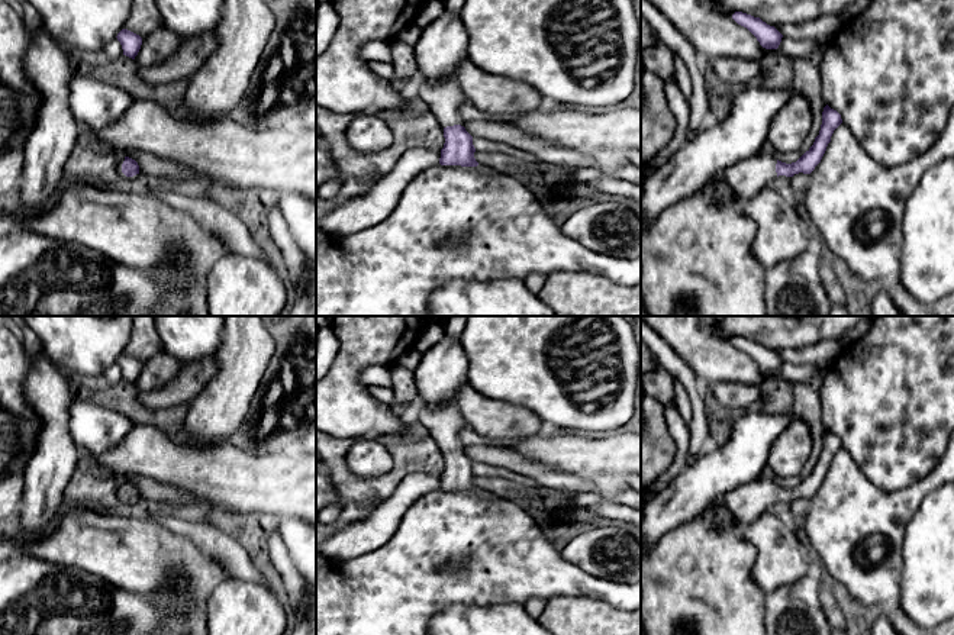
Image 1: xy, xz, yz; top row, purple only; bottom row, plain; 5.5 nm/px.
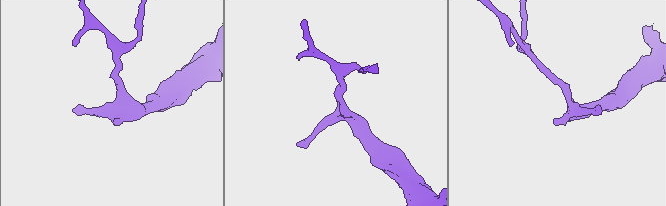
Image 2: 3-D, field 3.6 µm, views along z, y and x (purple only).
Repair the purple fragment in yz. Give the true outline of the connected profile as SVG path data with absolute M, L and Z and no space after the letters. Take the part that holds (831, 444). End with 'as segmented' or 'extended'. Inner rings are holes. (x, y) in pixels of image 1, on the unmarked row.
M828 429L822 436L822 449L813 470L796 486L786 489L771 480L758 478L728 491L719 502L744 531L779 500L810 499L821 487L834 455L842 448L841 439Z; extended

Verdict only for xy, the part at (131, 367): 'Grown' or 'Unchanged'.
Unchanged

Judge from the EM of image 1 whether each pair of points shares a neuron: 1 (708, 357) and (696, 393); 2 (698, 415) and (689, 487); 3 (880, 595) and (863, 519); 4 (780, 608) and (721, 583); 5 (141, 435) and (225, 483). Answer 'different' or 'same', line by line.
1: different
2: different
3: same
4: different
5: same

